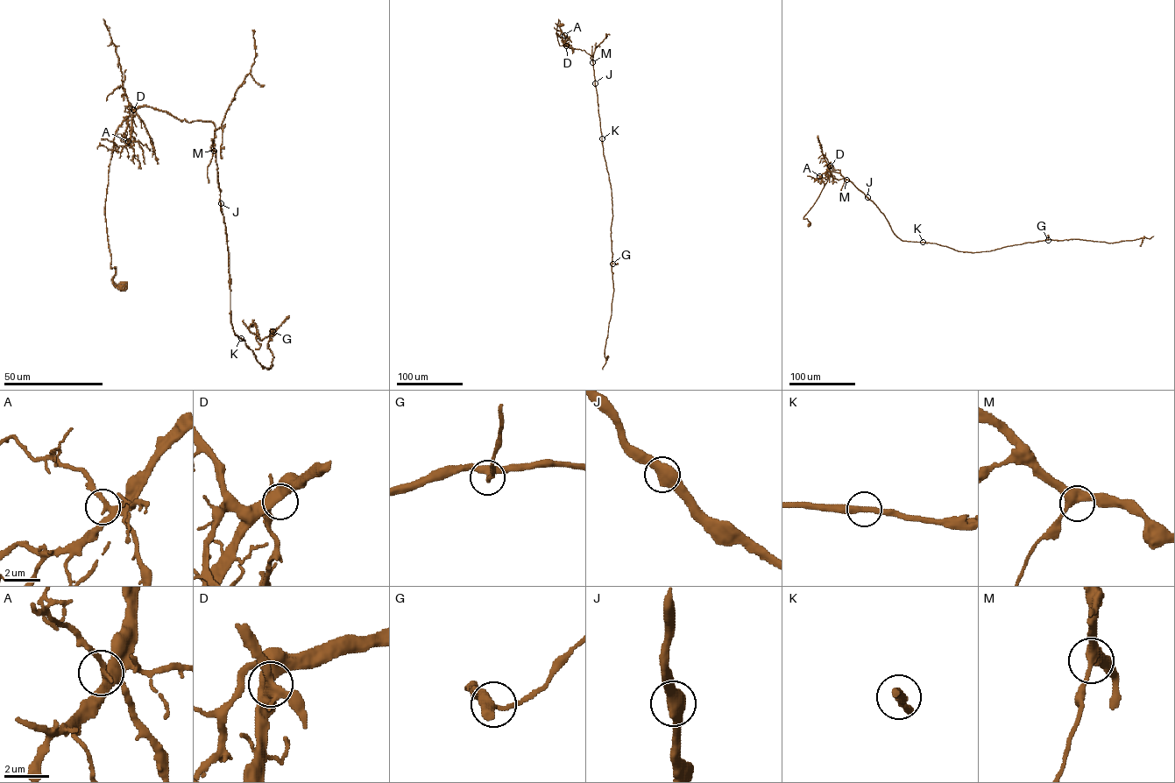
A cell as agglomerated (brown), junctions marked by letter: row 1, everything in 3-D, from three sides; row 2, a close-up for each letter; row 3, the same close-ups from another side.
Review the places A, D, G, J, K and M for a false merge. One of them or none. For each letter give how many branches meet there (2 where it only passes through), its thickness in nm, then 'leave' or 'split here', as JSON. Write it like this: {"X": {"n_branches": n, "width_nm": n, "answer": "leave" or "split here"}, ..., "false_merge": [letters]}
{"A": {"n_branches": 3, "width_nm": 240, "answer": "leave"}, "D": {"n_branches": 2, "width_nm": 440, "answer": "leave"}, "G": {"n_branches": 3, "width_nm": 240, "answer": "leave"}, "J": {"n_branches": 2, "width_nm": 550, "answer": "leave"}, "K": {"n_branches": 2, "width_nm": 320, "answer": "leave"}, "M": {"n_branches": 3, "width_nm": 380, "answer": "leave"}, "false_merge": []}

